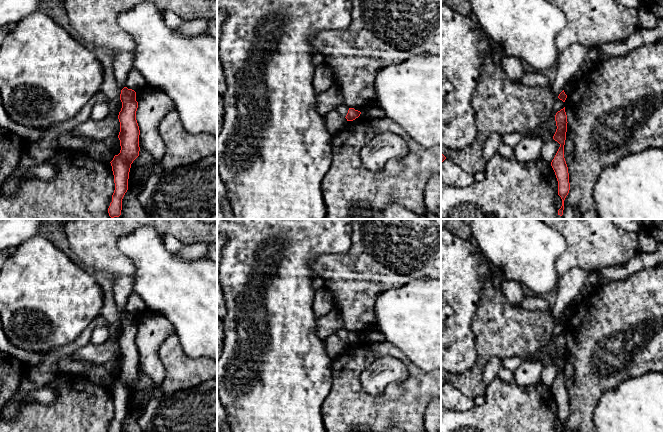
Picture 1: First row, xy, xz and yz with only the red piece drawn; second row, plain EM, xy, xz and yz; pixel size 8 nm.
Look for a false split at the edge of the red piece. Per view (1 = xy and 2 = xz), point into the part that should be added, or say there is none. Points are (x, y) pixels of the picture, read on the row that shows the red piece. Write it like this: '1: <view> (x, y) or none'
1: none
2: none

